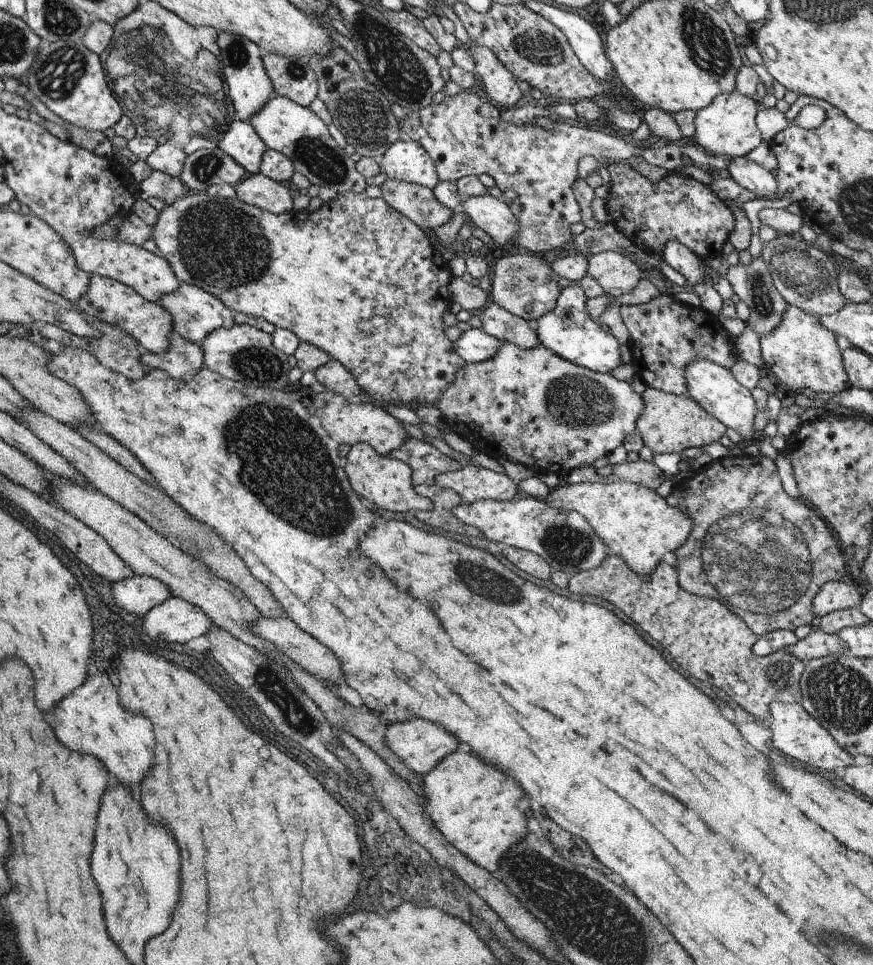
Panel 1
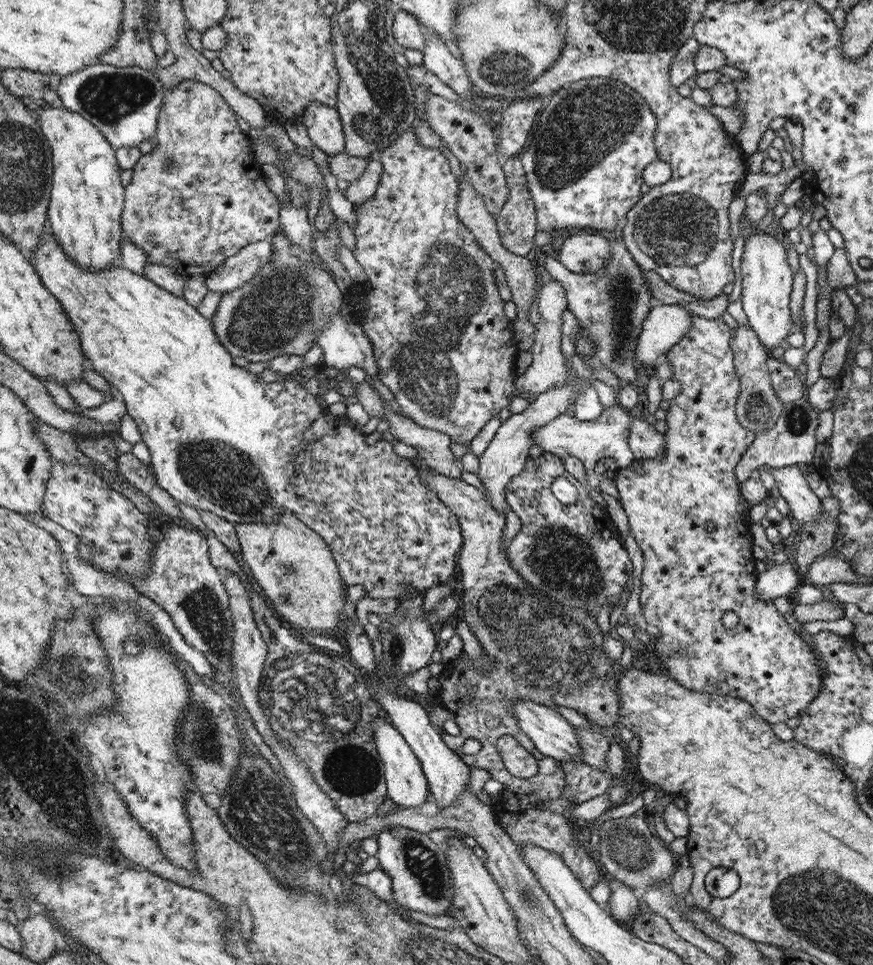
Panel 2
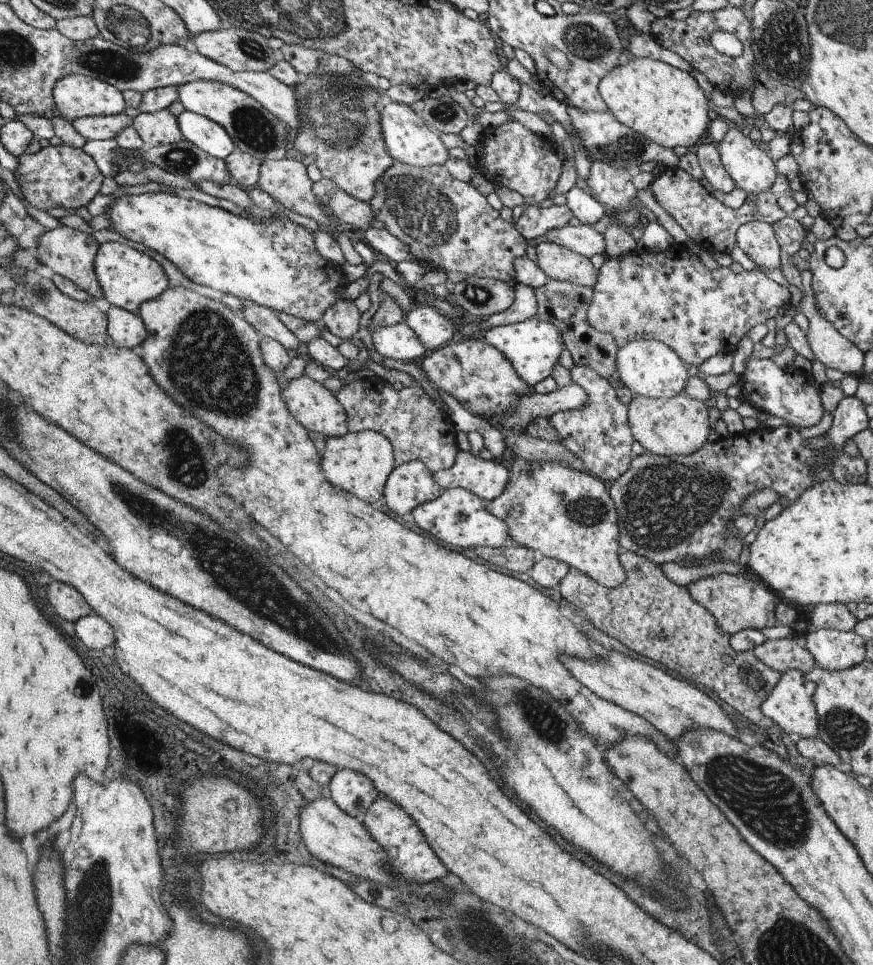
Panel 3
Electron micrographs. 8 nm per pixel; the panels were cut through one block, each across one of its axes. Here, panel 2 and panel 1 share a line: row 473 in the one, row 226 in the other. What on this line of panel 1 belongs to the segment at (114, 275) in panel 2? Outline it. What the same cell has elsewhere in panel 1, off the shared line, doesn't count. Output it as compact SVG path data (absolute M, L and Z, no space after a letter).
M207 191L178 198L174 204L165 205L159 212L158 222L153 226L152 239L162 252L164 258L169 259L170 266L176 271L182 282L202 287L202 290L221 299L227 307L237 313L262 317L272 323L277 329L288 329L297 334L304 342L309 342L329 354L331 359L341 362L357 379L358 386L376 402L388 402L392 405L405 405L406 407L417 404L418 406L434 406L436 400L452 386L456 380L456 372L466 364L454 352L454 342L445 335L448 326L443 321L444 314L452 308L452 296L448 286L452 282L453 274L448 261L444 260L440 251L437 251L430 242L430 232L414 224L409 218L394 210L386 204L383 197L370 198L366 192L346 192L336 198L325 202L314 212L306 209L274 214L262 210L257 206L249 205L236 198L220 198L210 196Z

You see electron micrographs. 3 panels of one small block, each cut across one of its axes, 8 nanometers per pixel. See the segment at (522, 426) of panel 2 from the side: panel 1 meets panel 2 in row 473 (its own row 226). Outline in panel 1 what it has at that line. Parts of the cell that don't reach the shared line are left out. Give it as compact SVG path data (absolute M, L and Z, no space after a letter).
M488 194L462 197L463 212L478 228L482 228L495 246L510 245L510 238L518 232L518 219L502 200Z

